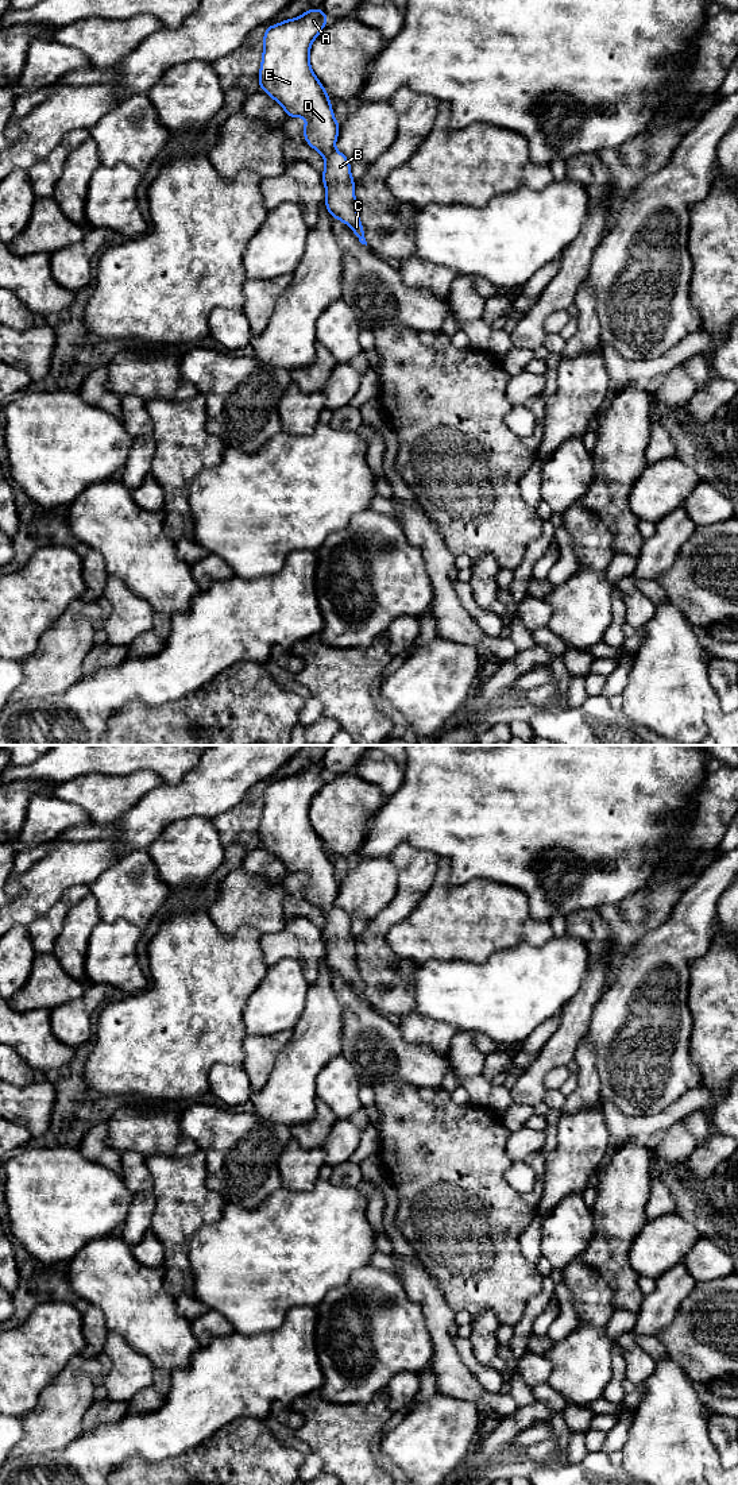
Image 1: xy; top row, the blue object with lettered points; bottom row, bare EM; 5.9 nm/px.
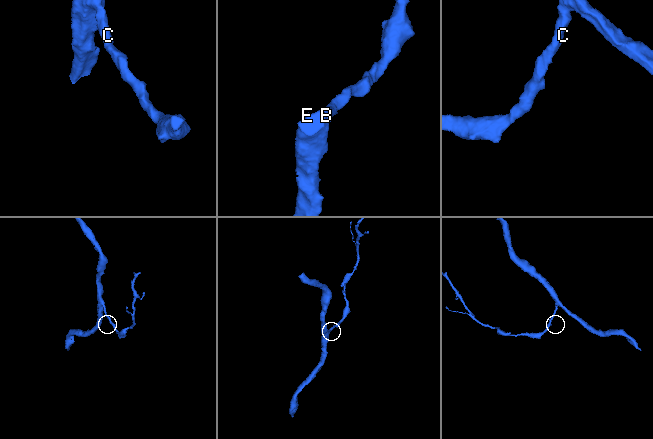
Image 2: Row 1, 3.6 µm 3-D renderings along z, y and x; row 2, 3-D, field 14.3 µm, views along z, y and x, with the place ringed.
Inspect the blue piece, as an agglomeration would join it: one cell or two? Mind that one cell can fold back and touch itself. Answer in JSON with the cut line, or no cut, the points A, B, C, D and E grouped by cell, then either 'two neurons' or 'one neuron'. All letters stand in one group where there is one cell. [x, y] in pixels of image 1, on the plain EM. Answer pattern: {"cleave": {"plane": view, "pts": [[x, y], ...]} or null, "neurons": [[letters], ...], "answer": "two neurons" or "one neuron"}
{"cleave": null, "neurons": [["A", "B", "C", "D", "E"]], "answer": "one neuron"}

